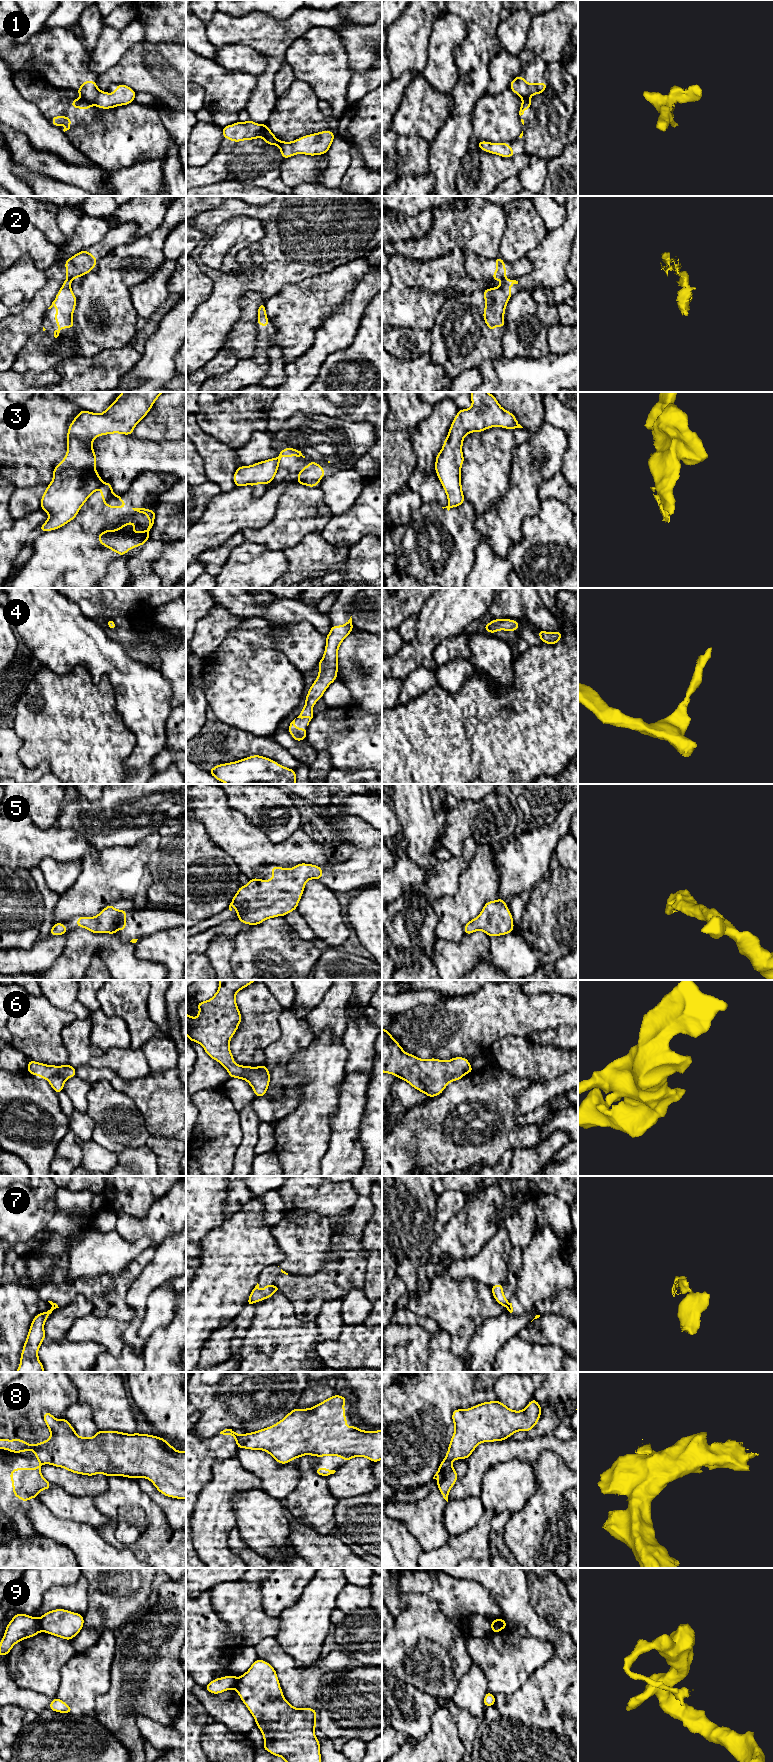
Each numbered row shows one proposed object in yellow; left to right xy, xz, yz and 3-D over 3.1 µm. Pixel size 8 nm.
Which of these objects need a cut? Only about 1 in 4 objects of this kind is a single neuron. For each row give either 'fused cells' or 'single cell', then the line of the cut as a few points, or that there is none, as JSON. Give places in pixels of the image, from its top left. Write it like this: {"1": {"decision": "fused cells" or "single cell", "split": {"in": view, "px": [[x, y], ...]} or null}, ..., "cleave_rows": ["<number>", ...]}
{"1": {"decision": "fused cells", "split": {"in": "xy", "px": [[81, 97], [91, 106]]}}, "2": {"decision": "fused cells", "split": {"in": "xy", "px": [[67, 277], [70, 280]]}}, "3": {"decision": "fused cells", "split": {"in": "xy", "px": [[103, 483], [99, 487]]}}, "4": {"decision": "single cell", "split": null}, "5": {"decision": "single cell", "split": null}, "6": {"decision": "single cell", "split": null}, "7": {"decision": "fused cells", "split": {"in": "yz", "px": [[510, 1303], [507, 1307]]}}, "8": {"decision": "fused cells", "split": {"in": "xz", "px": [[237, 1434], [235, 1441]]}}, "9": {"decision": "fused cells", "split": {"in": "xy", "px": [[38, 1619], [42, 1630]]}}, "cleave_rows": ["1", "2", "3", "7", "8", "9"]}

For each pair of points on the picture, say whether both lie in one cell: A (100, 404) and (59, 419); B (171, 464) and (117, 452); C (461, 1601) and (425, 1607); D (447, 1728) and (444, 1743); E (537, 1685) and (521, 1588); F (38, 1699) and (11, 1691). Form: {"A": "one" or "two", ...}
{"A": "two", "B": "one", "C": "two", "D": "one", "E": "one", "F": "one"}

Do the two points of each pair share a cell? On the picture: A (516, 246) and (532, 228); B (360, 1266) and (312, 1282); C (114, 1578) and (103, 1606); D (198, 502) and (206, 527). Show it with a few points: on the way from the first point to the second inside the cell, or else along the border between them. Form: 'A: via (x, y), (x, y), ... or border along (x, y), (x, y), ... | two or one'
A: via (518, 242), (528, 232) | one
B: via (348, 1273), (344, 1273), (332, 1282), (324, 1282) | one
C: via (114, 1585), (114, 1595), (110, 1599) | one
D: border along (210, 499), (196, 523) | two

